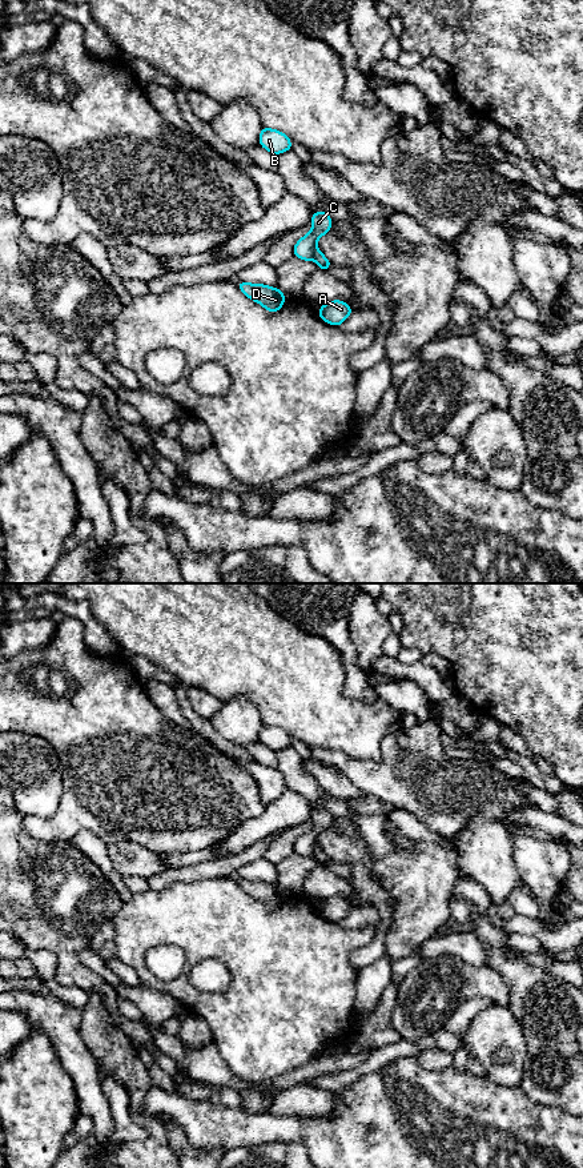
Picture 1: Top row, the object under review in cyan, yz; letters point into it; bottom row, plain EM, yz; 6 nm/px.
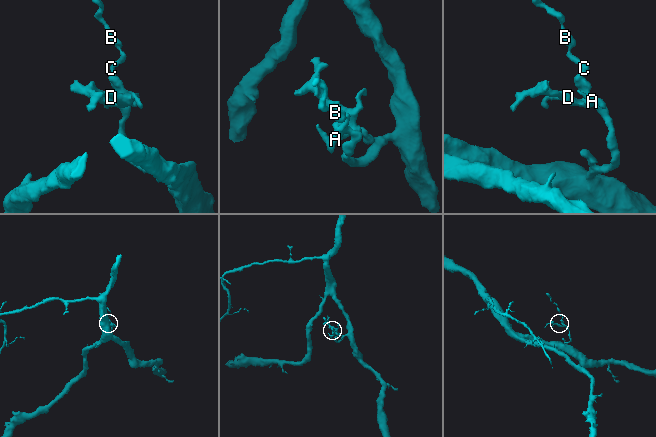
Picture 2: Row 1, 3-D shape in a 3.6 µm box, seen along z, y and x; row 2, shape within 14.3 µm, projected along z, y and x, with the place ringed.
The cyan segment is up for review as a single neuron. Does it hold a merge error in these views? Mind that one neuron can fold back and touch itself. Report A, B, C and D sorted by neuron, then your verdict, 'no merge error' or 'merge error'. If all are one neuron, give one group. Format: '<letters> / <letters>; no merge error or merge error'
A D / B C; merge error

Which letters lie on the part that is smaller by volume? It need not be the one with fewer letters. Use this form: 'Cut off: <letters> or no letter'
Cut off: A, D

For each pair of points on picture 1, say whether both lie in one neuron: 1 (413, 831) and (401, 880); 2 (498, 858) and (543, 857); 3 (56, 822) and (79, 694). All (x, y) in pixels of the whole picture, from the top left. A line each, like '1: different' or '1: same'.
1: different
2: different
3: same

